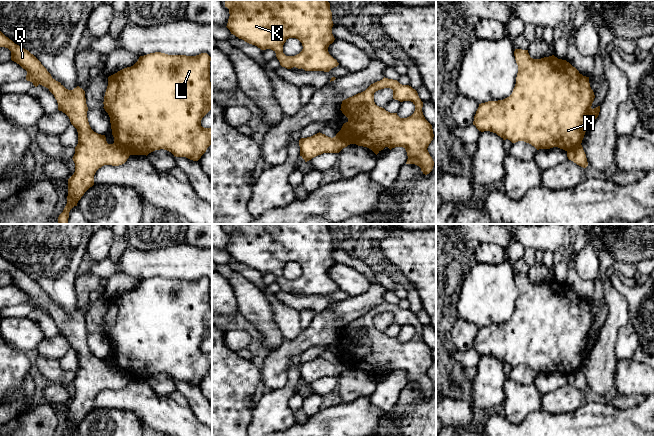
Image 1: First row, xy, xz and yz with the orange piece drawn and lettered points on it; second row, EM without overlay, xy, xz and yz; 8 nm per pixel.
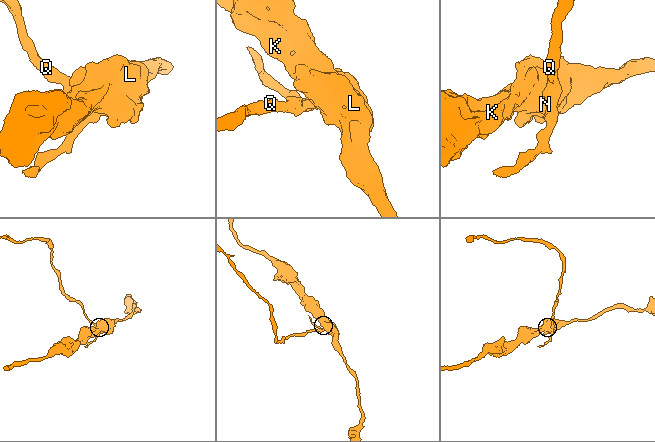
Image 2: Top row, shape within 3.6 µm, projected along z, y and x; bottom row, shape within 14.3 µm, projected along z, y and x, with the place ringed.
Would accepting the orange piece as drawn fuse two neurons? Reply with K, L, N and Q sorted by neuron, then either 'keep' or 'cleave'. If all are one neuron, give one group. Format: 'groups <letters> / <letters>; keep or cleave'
groups K L N / Q; cleave

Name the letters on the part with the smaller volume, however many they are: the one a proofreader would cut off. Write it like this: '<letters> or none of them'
Q

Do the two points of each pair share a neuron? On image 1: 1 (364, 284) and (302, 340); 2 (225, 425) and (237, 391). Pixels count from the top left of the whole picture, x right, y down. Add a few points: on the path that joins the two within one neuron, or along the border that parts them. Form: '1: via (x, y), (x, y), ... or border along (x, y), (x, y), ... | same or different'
1: border along (371, 285), (361, 294), (350, 296) | different
2: via (225, 417), (225, 403), (229, 399) | same

